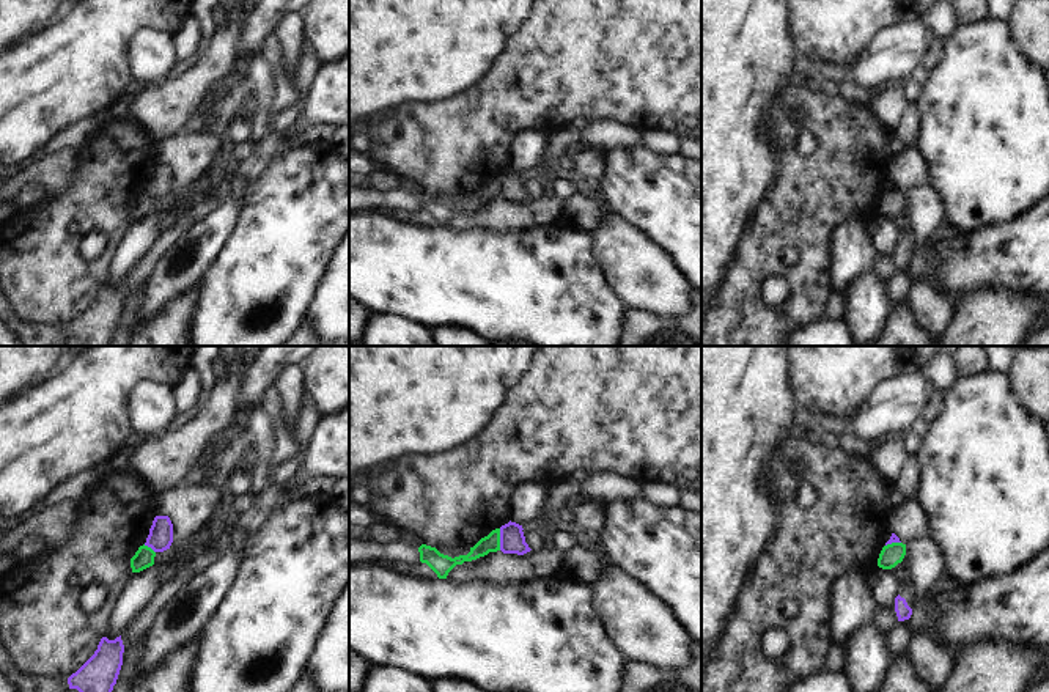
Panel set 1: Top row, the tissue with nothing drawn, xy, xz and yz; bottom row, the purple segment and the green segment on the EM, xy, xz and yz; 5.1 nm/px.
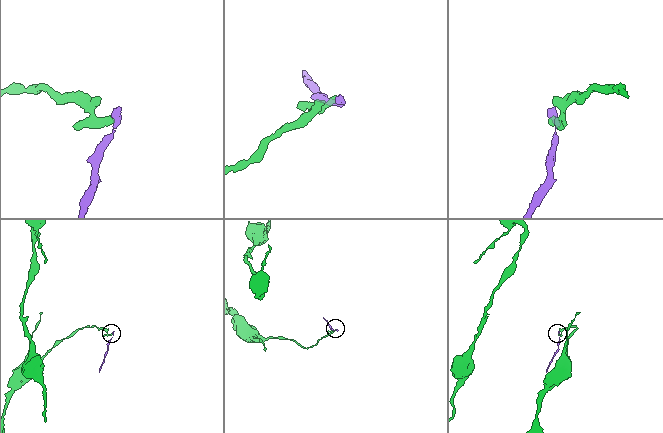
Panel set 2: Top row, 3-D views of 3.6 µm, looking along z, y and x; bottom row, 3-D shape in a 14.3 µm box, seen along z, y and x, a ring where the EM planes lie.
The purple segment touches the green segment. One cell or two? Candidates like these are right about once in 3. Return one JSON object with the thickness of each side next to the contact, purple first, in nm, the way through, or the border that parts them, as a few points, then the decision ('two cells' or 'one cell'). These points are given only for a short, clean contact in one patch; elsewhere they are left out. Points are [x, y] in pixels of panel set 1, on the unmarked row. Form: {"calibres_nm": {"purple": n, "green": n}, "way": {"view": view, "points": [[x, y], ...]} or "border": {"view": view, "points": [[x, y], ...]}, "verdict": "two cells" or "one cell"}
{"calibres_nm": {"purple": 130, "green": 90}, "border": {"view": "xz", "points": [[499, 176], [500, 197]]}, "verdict": "two cells"}

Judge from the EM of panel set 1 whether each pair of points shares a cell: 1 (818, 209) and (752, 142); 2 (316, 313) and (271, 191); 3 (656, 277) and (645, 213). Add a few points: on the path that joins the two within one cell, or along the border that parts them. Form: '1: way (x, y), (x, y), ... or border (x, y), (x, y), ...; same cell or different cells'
1: border (769, 132), (769, 142), (779, 169), (757, 200); different cells
2: border (326, 263), (301, 321); different cells
3: border (620, 216), (648, 236), (675, 265); different cells

